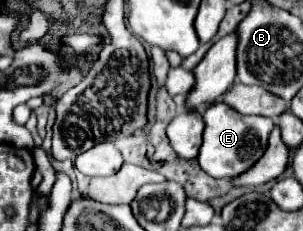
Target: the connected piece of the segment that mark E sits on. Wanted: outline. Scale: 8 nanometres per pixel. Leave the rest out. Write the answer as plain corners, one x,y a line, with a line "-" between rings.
216,102
216,106
208,106
202,114
204,118
204,140
200,146
198,162
200,168
212,178
236,178
246,172
258,158
264,154
268,136
274,128
274,122
264,116
244,116
224,102

